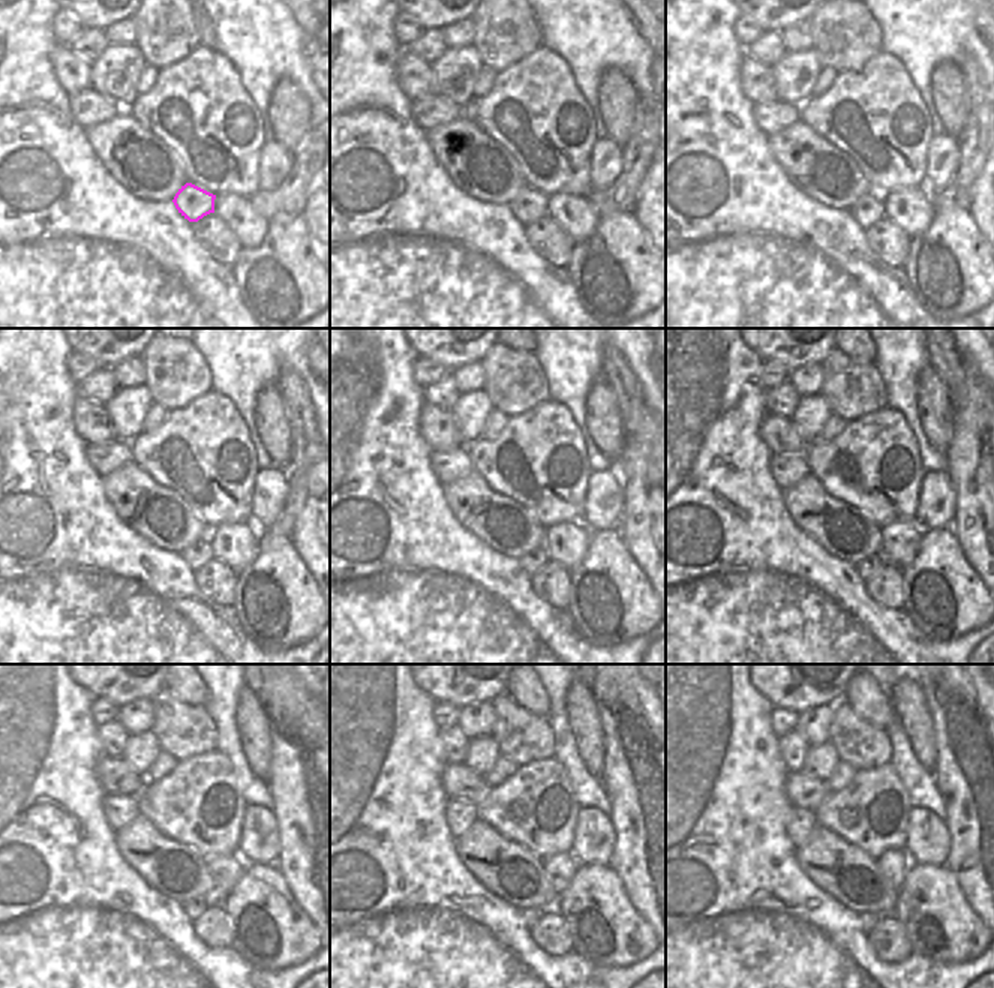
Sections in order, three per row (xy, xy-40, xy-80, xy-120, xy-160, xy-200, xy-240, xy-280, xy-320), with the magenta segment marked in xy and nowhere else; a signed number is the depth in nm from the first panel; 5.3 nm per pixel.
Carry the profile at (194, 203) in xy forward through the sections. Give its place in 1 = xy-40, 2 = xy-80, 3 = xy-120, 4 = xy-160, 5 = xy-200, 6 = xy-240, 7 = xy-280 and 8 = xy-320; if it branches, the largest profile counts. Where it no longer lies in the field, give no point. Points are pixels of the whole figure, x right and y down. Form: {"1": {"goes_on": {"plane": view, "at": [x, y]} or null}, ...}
{"1": {"goes_on": {"plane": "xy-40", "at": [529, 204]}}, "2": {"goes_on": {"plane": "xy-80", "at": [868, 210]}}, "3": {"goes_on": {"plane": "xy-120", "at": [198, 553]}}, "4": {"goes_on": {"plane": "xy-160", "at": [532, 561]}}, "5": {"goes_on": {"plane": "xy-200", "at": [867, 568]}}, "6": {"goes_on": {"plane": "xy-240", "at": [195, 907]}}, "7": {"goes_on": {"plane": "xy-280", "at": [531, 916]}}, "8": {"goes_on": {"plane": "xy-320", "at": [868, 921]}}}

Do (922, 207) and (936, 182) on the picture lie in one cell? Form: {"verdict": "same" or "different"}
{"verdict": "different"}

